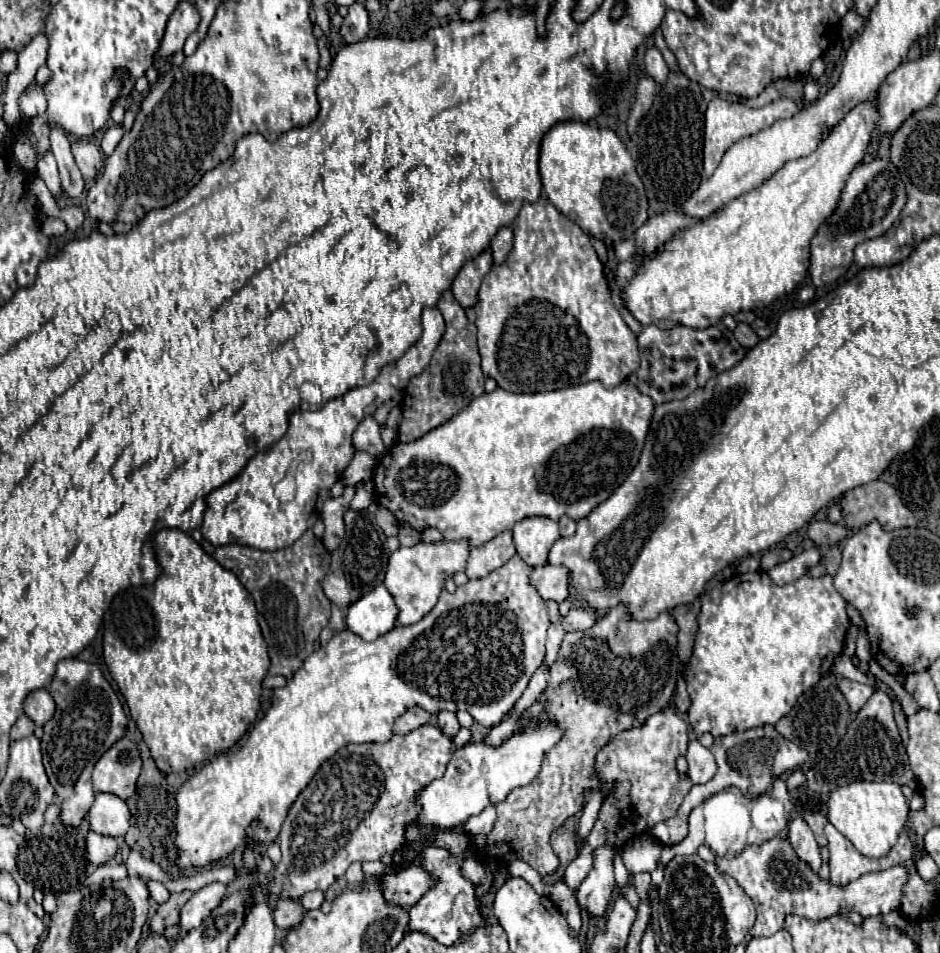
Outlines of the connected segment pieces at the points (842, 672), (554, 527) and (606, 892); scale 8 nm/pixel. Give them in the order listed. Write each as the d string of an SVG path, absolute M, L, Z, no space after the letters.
M840 655L840 657L834 661L834 665L832 665L832 673L838 675L838 677L846 677L846 679L852 679L852 681L866 683L866 685L876 687L876 681L870 679L866 673L862 673L858 667L854 667L848 655Z
M526 517L512 527L516 553L530 567L548 563L548 551L558 535L558 523L546 517Z
M600 845L594 849L594 865L576 893L578 905L598 917L604 915L614 895L614 853L616 849L612 845Z

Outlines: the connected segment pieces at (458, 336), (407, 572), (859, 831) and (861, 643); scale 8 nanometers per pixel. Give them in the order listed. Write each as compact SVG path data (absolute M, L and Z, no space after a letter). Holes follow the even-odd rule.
M450 289L440 295L436 307L444 315L446 331L442 335L442 341L436 347L436 353L430 365L420 375L412 377L406 387L406 395L402 401L404 419L398 427L400 443L412 443L424 437L432 429L450 421L464 407L468 407L472 399L484 393L484 373L480 369L480 355L476 345L476 325L468 321L468 317L464 315L464 309L454 299ZM432 367L436 369L434 373L432 373Z
M446 541L440 543L416 543L412 547L400 547L390 555L388 571L384 585L394 595L396 605L400 609L398 623L400 625L412 625L420 621L430 609L438 603L438 597L444 589L444 581L448 577L454 577L454 573L464 571L468 561L470 541Z
M854 781L842 785L830 793L828 799L828 821L848 837L854 847L866 857L886 855L904 829L908 817L908 805L898 783L876 783L876 781Z
M864 631L858 635L856 657L858 657L862 663L864 663L864 661L870 661L870 659L872 659L872 657L870 657L870 641L868 641L868 637L866 637L866 633L864 633Z

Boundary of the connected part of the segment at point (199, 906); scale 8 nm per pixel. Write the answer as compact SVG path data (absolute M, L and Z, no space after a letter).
M208 883L200 891L196 891L190 897L190 901L182 907L182 915L180 915L182 931L188 933L188 931L196 929L210 915L210 911L220 905L224 895L226 895L224 883Z

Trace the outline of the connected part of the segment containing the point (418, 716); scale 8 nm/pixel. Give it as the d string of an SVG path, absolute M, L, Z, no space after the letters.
M414 707L414 709L408 709L406 713L402 713L396 723L394 723L394 733L410 733L422 725L426 725L430 721L430 713L424 711L422 707Z

